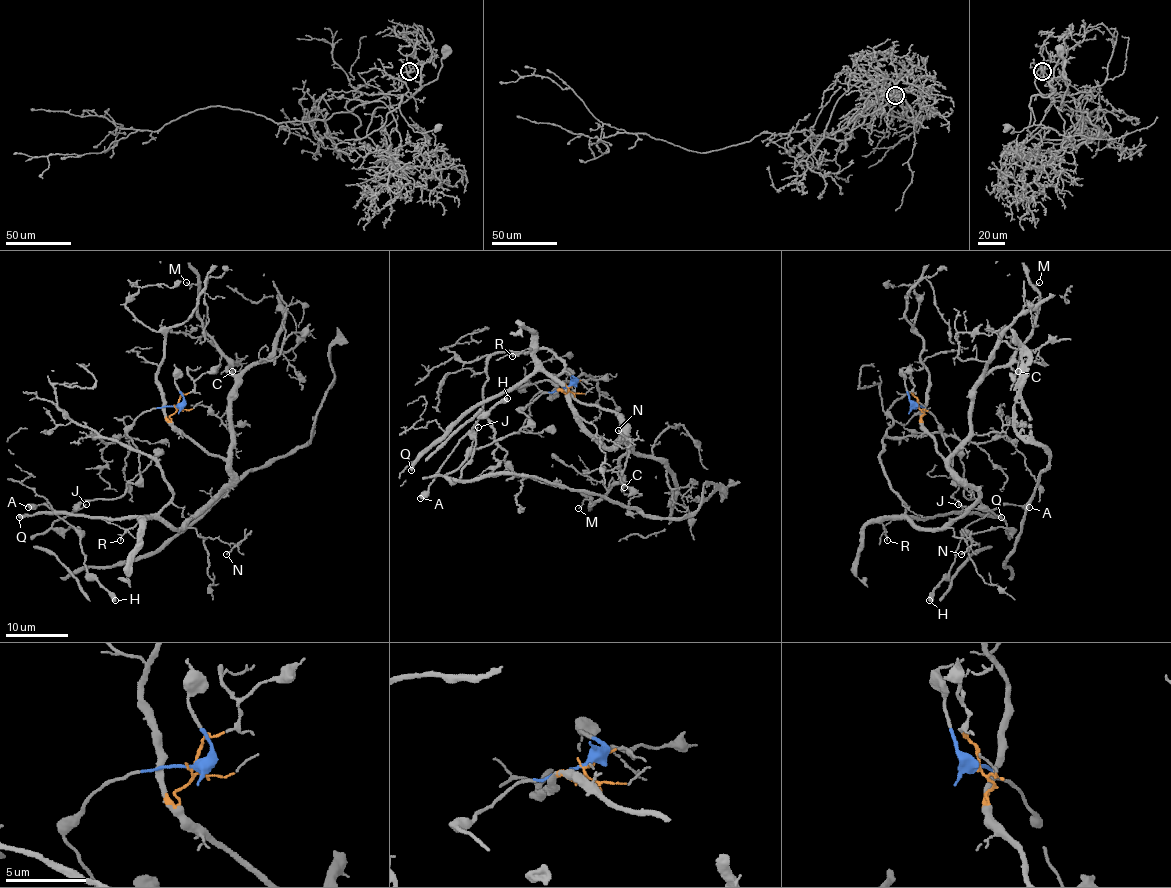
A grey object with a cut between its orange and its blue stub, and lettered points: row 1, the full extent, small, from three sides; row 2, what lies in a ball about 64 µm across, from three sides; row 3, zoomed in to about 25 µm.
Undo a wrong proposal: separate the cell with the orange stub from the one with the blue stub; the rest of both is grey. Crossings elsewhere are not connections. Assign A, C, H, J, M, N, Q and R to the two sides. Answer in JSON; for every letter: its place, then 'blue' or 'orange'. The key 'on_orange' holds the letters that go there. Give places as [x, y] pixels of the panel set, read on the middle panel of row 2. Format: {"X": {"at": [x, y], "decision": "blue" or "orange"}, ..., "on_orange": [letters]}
{"A": {"at": [420, 498], "decision": "blue"}, "C": {"at": [624, 487], "decision": "orange"}, "H": {"at": [507, 398], "decision": "blue"}, "J": {"at": [478, 427], "decision": "blue"}, "M": {"at": [578, 508], "decision": "orange"}, "N": {"at": [618, 430], "decision": "orange"}, "Q": {"at": [411, 470], "decision": "orange"}, "R": {"at": [512, 356], "decision": "orange"}, "on_orange": ["C", "M", "N", "Q", "R"]}

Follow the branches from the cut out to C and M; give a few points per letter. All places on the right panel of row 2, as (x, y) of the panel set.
C: (918, 406), (921, 425), (946, 458), (970, 434), (971, 390), (995, 368), (1015, 362), (1024, 365), (1018, 371)
M: (918, 406), (944, 458), (970, 434), (971, 390), (1010, 360), (1034, 327), (1039, 293), (1031, 285), (1039, 282)

